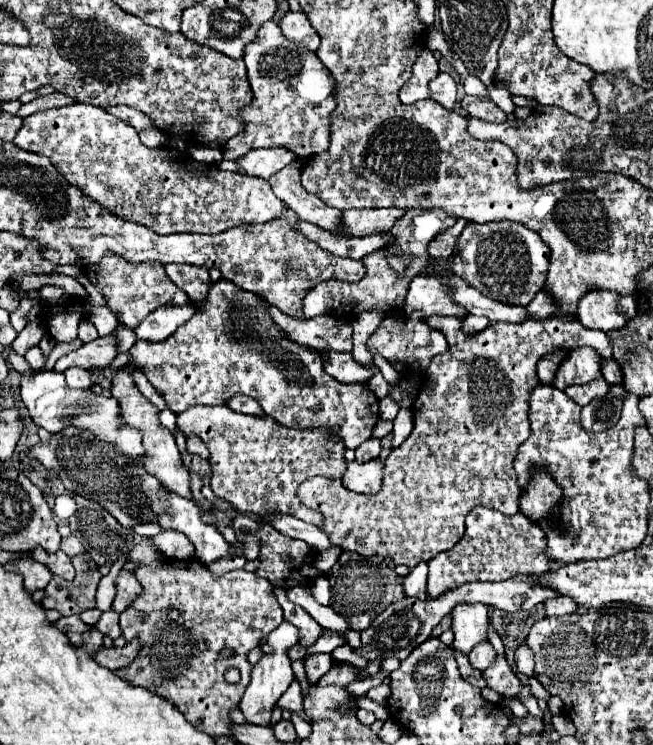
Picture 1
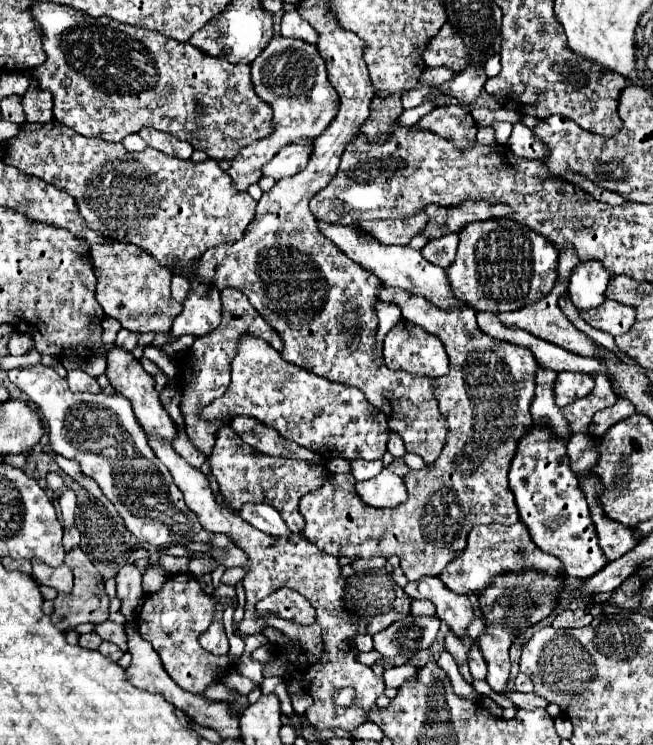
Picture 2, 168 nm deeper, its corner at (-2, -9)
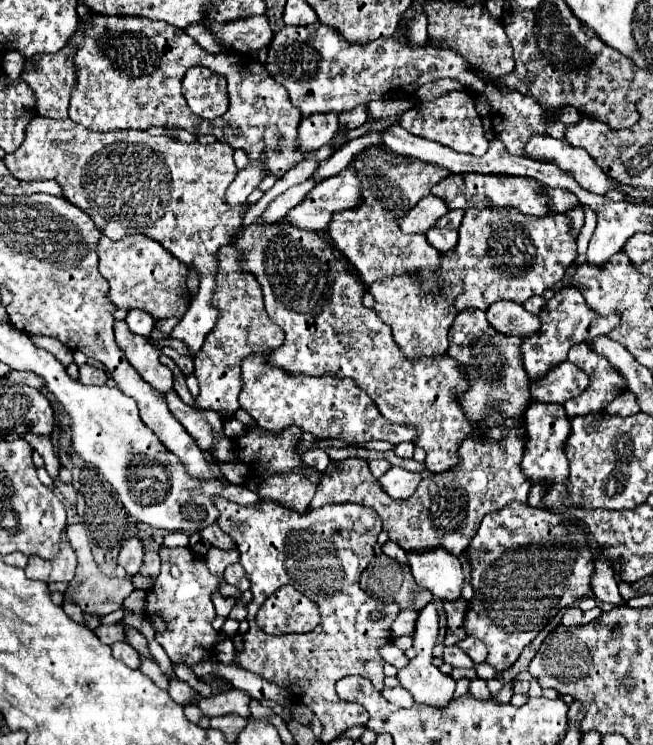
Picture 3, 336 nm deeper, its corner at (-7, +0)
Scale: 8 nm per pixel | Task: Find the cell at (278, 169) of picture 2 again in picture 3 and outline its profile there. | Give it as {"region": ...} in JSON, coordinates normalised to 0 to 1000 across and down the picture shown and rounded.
{"region":[[[508,154],[469,157],[456,168],[456,197],[453,200],[459,205],[484,203],[508,187],[508,179],[515,179],[515,173],[518,173],[518,157],[508,157]]]}

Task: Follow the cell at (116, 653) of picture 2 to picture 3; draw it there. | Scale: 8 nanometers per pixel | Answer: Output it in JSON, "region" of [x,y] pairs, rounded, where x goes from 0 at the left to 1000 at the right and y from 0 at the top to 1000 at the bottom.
{"region":[[[181,860],[181,863],[172,866],[172,879],[175,879],[178,885],[190,887],[190,890],[193,890],[196,895],[202,895],[202,898],[211,898],[211,893],[214,893],[211,877],[208,877],[196,863],[190,863],[190,860]]]}

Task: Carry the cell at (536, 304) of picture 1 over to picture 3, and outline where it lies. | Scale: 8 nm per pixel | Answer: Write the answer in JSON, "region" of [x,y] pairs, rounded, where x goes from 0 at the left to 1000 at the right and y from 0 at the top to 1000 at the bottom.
{"region":[[[876,281],[873,286],[867,286],[870,294],[873,294],[873,302],[876,302],[876,313],[879,318],[885,318],[891,302],[894,302],[894,283],[891,281]]]}

